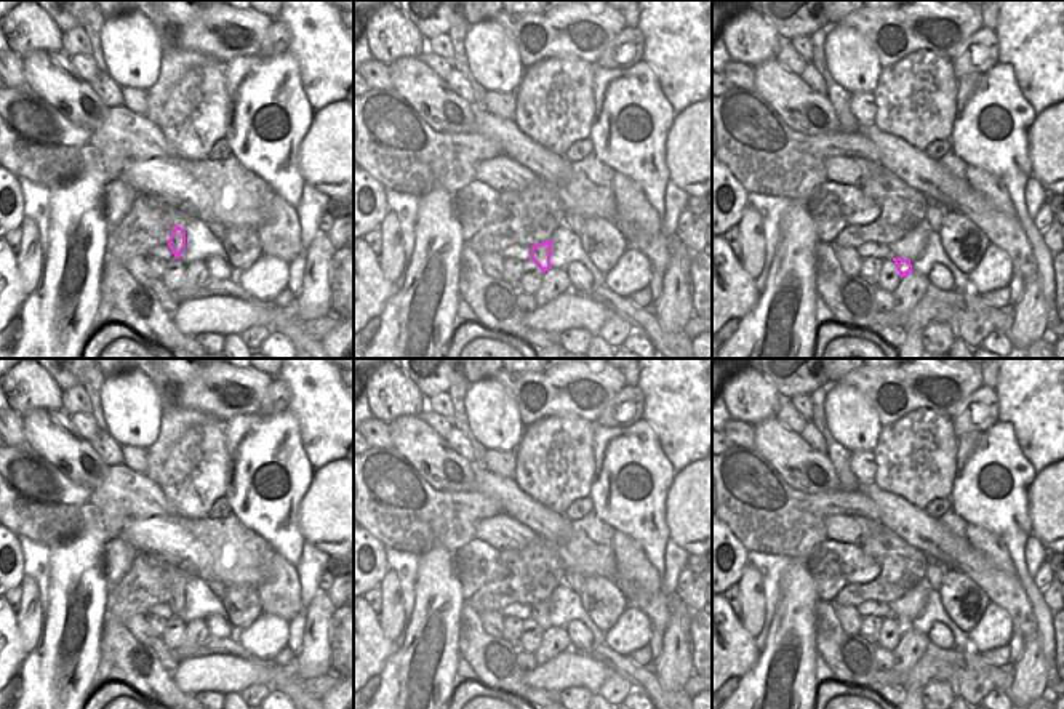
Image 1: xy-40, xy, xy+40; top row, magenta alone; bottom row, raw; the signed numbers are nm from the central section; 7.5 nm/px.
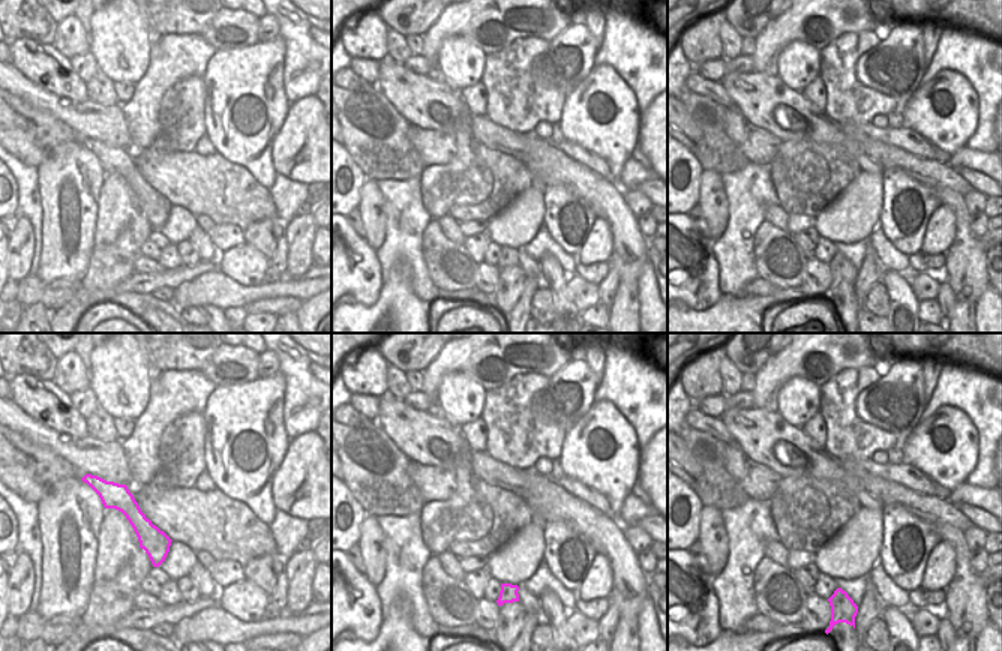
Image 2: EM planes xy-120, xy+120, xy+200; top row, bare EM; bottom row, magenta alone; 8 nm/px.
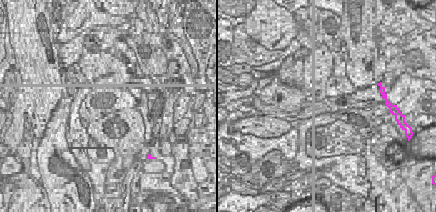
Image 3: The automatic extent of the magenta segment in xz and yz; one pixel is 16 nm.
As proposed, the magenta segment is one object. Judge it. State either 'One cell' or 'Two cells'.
One cell

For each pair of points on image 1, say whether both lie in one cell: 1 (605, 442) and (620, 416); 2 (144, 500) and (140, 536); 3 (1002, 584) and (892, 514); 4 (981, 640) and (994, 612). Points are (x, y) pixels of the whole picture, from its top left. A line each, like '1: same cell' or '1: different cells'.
1: different cells
2: different cells
3: same cell
4: same cell

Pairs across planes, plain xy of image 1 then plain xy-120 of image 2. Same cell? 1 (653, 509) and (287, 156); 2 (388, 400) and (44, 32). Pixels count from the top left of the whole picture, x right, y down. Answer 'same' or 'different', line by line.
1: different
2: same

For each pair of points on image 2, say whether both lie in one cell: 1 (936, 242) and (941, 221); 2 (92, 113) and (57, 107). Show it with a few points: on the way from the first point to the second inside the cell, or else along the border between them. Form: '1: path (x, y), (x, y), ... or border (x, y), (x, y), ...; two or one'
1: path (939, 237), (941, 225); one
2: path (83, 113), (66, 111); one

